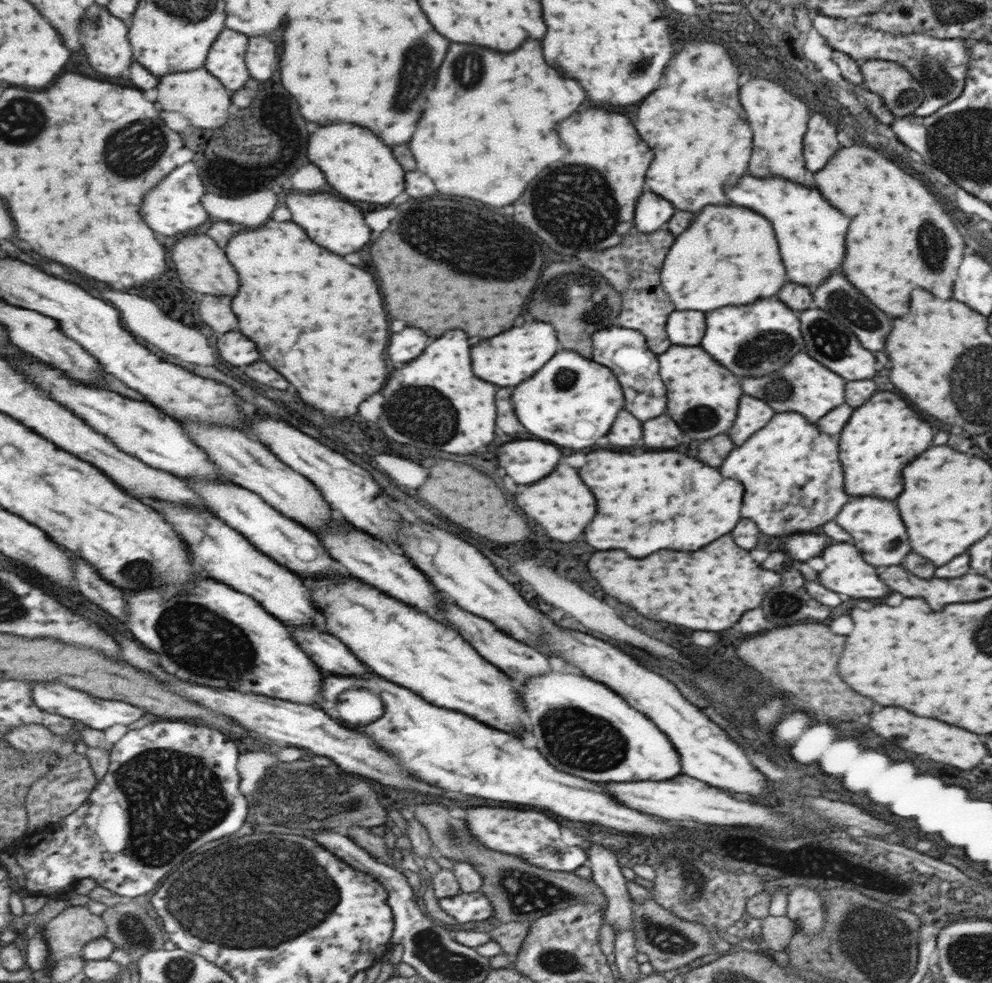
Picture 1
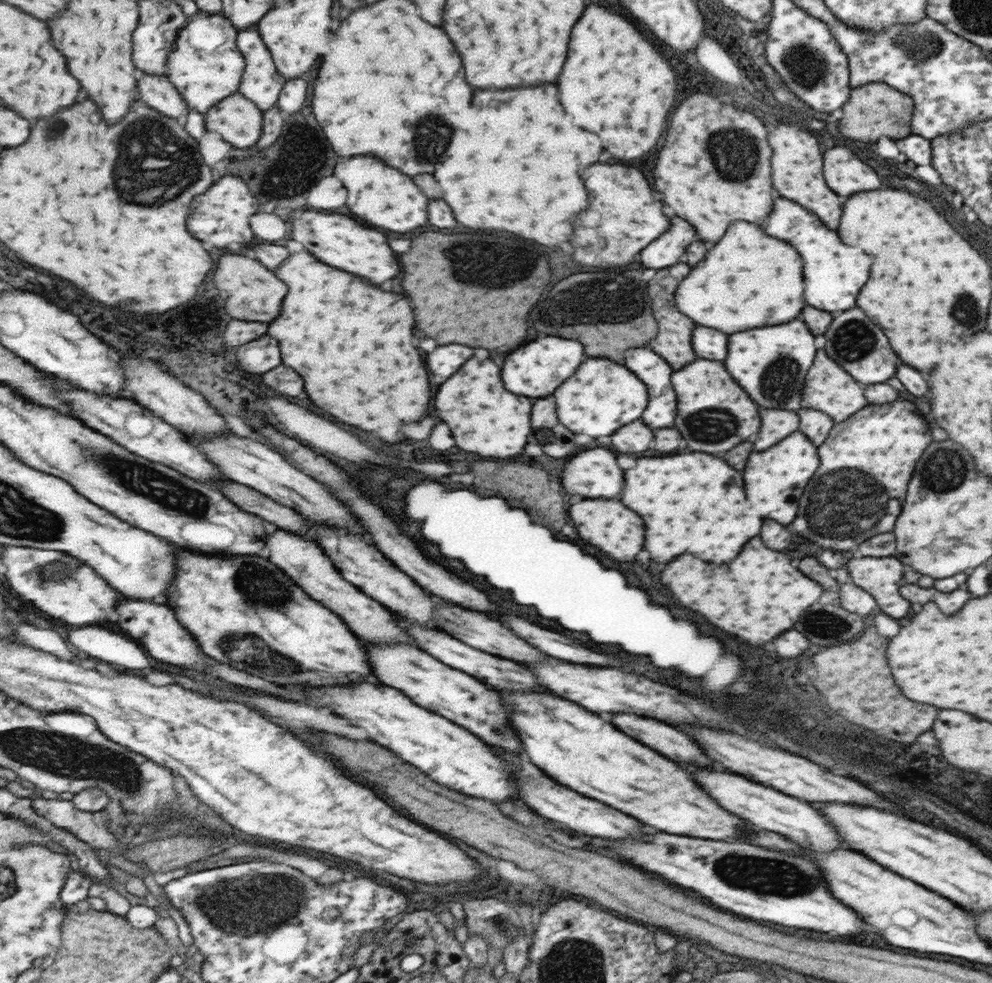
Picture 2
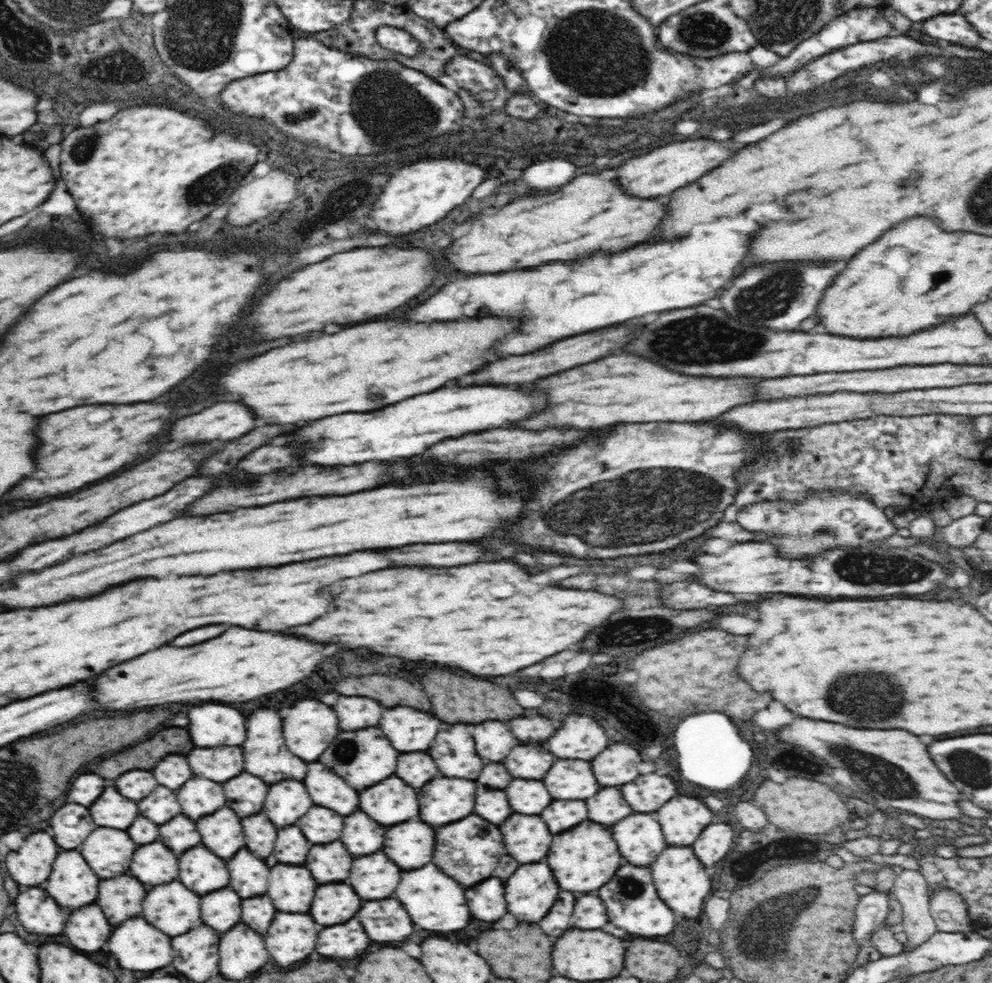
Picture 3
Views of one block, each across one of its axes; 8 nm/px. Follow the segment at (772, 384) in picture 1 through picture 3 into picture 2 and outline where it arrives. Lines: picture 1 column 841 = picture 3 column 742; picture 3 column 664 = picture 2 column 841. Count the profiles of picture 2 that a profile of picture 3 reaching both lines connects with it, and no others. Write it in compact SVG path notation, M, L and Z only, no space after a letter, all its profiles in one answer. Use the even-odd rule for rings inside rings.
M819 350L819 356L815 356L815 368L807 372L807 388L803 388L803 408L815 408L829 414L833 422L841 422L865 404L867 402L863 398L863 390L853 382L853 378Z

